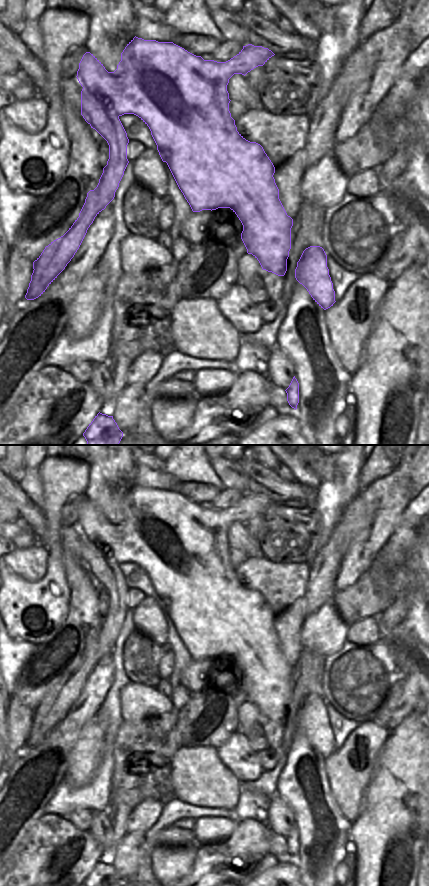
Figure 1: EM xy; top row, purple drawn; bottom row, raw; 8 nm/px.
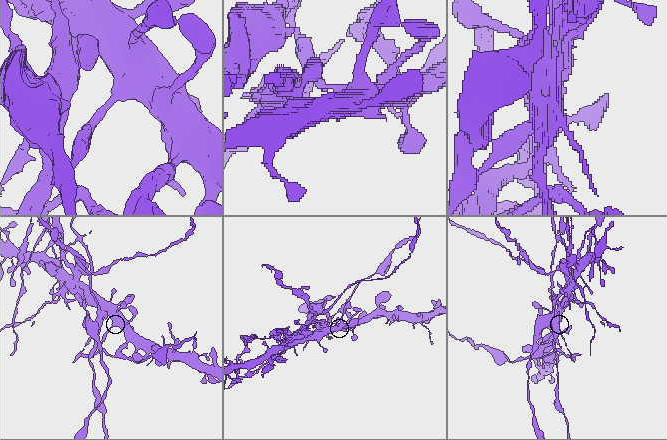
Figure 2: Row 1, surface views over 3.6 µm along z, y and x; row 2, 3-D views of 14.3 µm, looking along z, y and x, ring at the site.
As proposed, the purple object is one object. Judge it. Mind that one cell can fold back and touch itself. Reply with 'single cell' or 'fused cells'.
fused cells

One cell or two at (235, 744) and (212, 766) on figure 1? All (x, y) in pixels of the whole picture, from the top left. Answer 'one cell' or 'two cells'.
two cells

